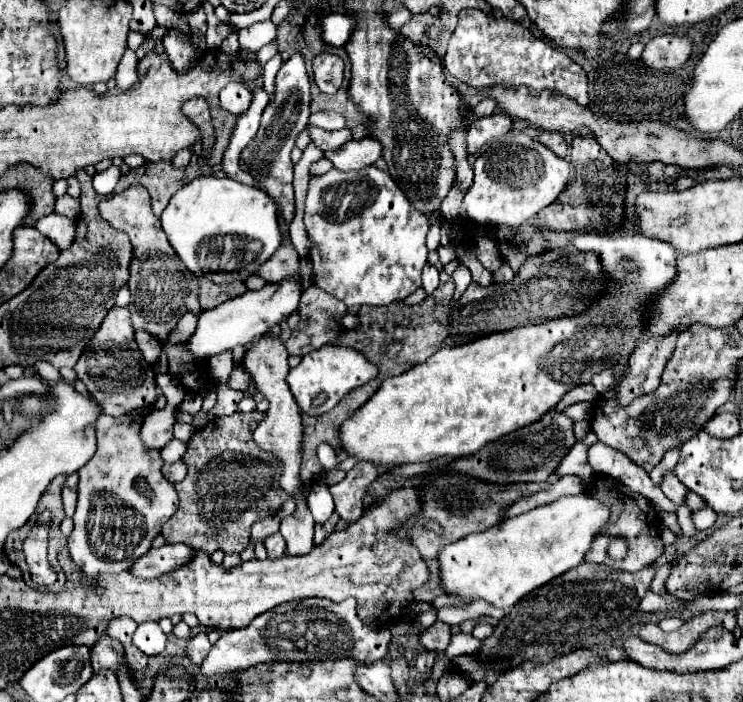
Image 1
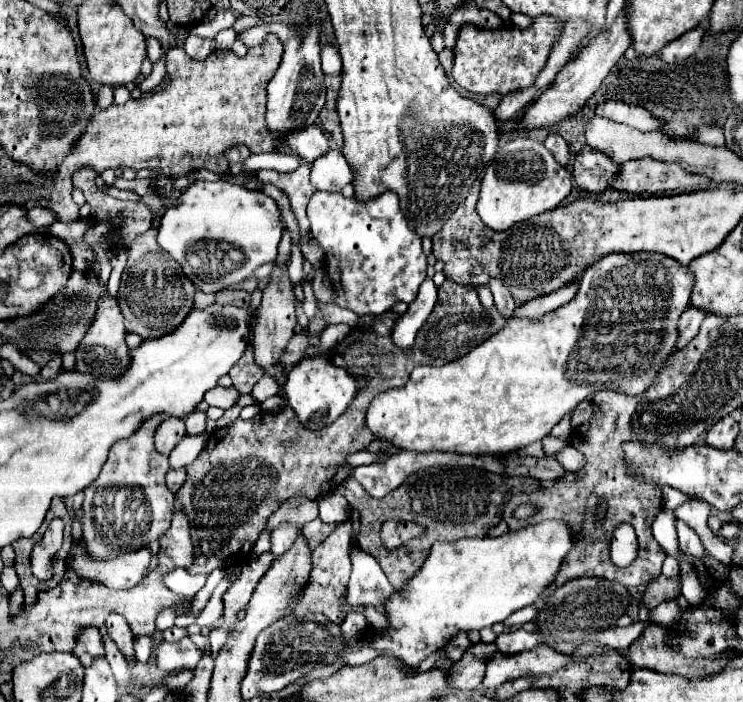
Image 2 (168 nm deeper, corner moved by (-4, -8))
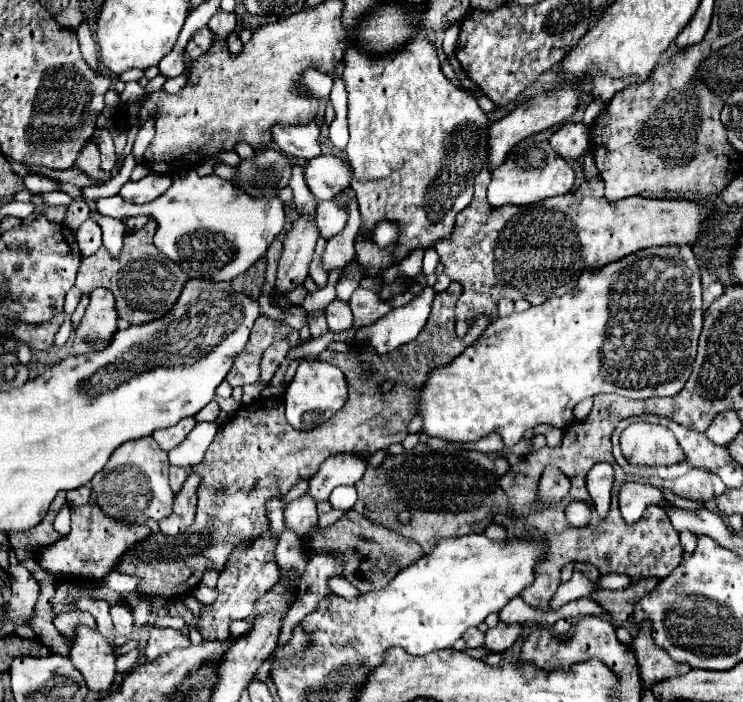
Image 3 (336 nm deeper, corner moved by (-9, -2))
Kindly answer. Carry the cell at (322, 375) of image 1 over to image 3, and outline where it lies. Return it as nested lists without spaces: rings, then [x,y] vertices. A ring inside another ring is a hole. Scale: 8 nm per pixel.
[[[302,360],[284,394],[286,420],[296,430],[314,430],[316,426],[330,420],[346,404],[346,400],[348,400],[348,382],[336,366],[324,360],[314,360],[314,362]]]

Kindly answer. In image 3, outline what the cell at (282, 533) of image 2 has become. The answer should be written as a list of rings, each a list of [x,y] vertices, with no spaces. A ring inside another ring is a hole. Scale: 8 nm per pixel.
[[[308,494],[290,502],[284,510],[286,530],[292,530],[294,534],[298,534],[302,538],[308,534],[308,530],[312,530],[316,526],[316,522],[318,522],[316,502],[312,502],[312,498],[308,498]]]

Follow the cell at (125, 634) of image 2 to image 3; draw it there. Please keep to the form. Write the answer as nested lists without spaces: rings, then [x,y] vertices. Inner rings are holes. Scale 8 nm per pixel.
[[[114,604],[114,606],[110,606],[110,616],[112,616],[112,622],[114,622],[116,632],[118,632],[120,636],[126,636],[126,634],[132,632],[134,622],[132,622],[132,612],[130,612],[128,606],[124,606],[124,604]]]

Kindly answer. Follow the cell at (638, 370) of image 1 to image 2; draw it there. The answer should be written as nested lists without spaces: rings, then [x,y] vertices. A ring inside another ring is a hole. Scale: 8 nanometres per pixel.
[[[691,306],[681,314],[681,318],[679,318],[679,342],[677,342],[679,350],[685,348],[691,338],[697,336],[705,314],[707,312],[703,312],[703,308],[691,308]]]

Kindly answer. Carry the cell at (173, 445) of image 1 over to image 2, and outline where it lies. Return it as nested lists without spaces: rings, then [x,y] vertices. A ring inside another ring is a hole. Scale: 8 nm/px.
[[[203,432],[199,436],[185,436],[177,448],[173,448],[173,452],[169,454],[169,464],[171,468],[185,468],[189,464],[195,462],[195,458],[199,456],[199,452],[205,448],[209,434]]]

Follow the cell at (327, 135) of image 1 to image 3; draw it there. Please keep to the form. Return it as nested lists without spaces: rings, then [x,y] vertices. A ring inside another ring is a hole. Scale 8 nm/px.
[[[316,120],[300,126],[274,126],[274,144],[298,160],[312,160],[322,154],[320,150],[320,126]]]

